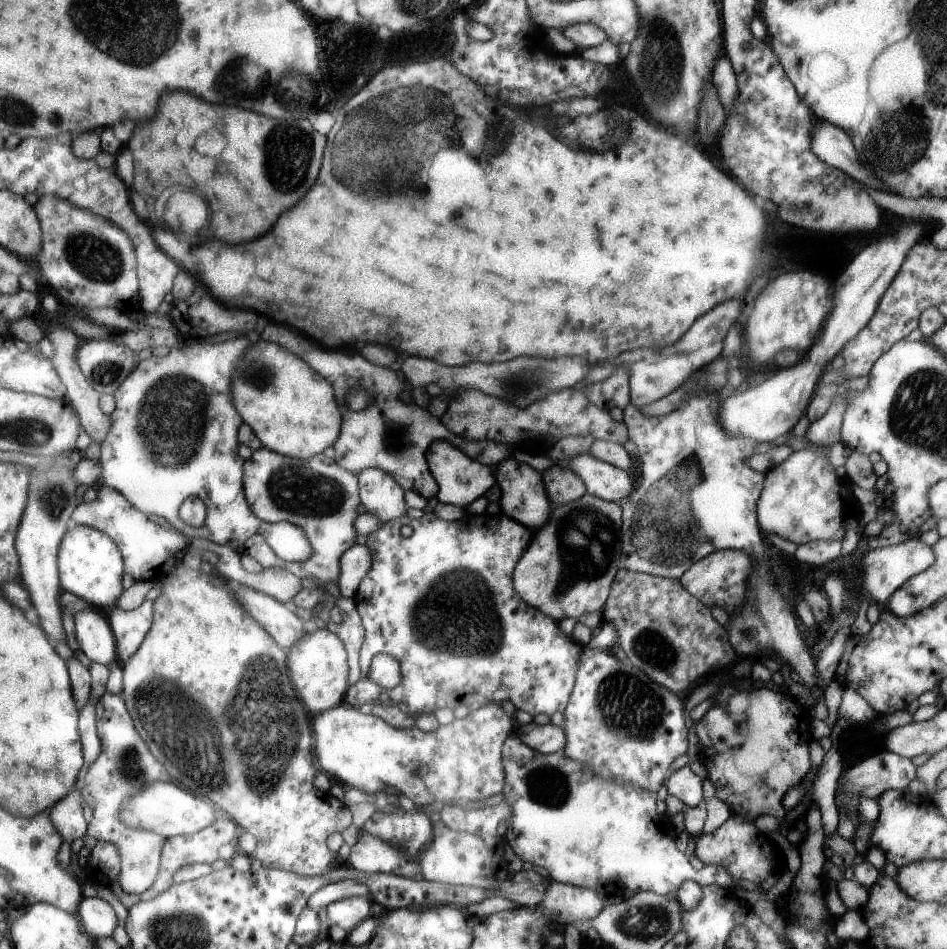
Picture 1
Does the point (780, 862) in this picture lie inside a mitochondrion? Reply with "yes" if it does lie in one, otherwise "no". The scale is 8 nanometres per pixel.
no

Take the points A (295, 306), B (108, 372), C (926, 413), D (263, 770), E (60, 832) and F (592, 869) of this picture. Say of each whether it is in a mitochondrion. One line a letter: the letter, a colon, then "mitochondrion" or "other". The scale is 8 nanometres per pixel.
A: other
B: mitochondrion
C: mitochondrion
D: mitochondrion
E: other
F: other

